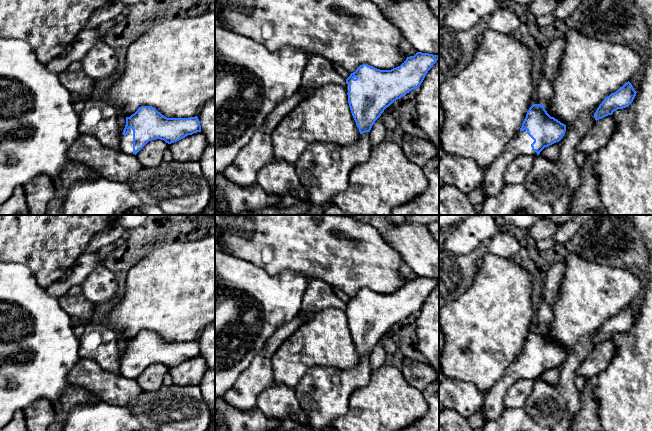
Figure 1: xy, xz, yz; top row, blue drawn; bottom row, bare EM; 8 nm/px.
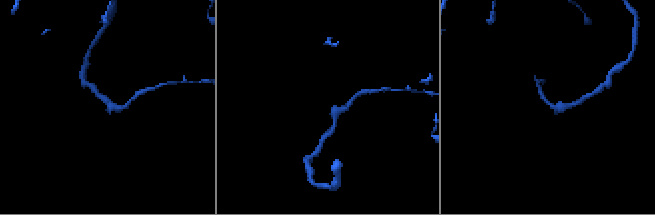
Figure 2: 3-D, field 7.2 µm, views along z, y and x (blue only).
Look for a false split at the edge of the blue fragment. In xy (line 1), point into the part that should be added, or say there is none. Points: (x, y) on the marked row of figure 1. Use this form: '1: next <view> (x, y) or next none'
1: next xy (126, 141)

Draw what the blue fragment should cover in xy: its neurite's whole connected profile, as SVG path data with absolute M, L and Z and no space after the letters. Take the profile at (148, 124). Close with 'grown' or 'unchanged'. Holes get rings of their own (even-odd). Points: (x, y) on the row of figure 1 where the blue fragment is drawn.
M141 106L130 117L126 117L120 150L136 155L149 141L161 139L171 144L197 132L201 132L197 116L167 118L152 106Z; grown

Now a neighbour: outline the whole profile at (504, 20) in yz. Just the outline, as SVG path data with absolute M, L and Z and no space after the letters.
M499 5L491 15L467 31L439 27L439 91L445 81L469 66L487 30L513 35L519 26L519 16L510 8Z

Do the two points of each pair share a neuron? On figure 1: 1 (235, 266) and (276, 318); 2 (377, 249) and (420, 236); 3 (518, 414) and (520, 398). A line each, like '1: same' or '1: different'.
1: same
2: different
3: different

